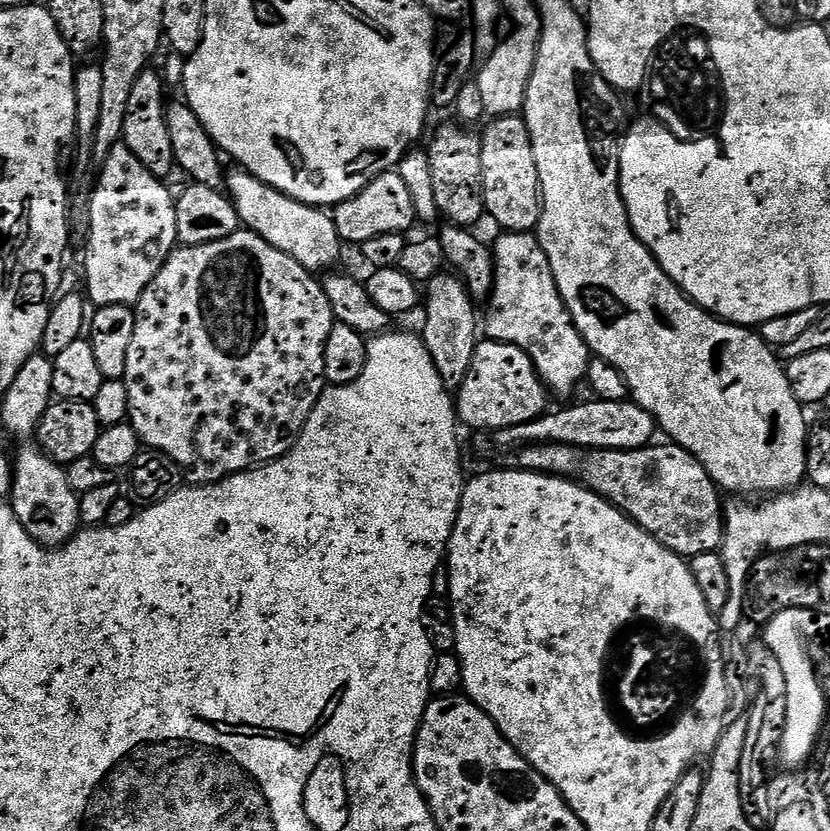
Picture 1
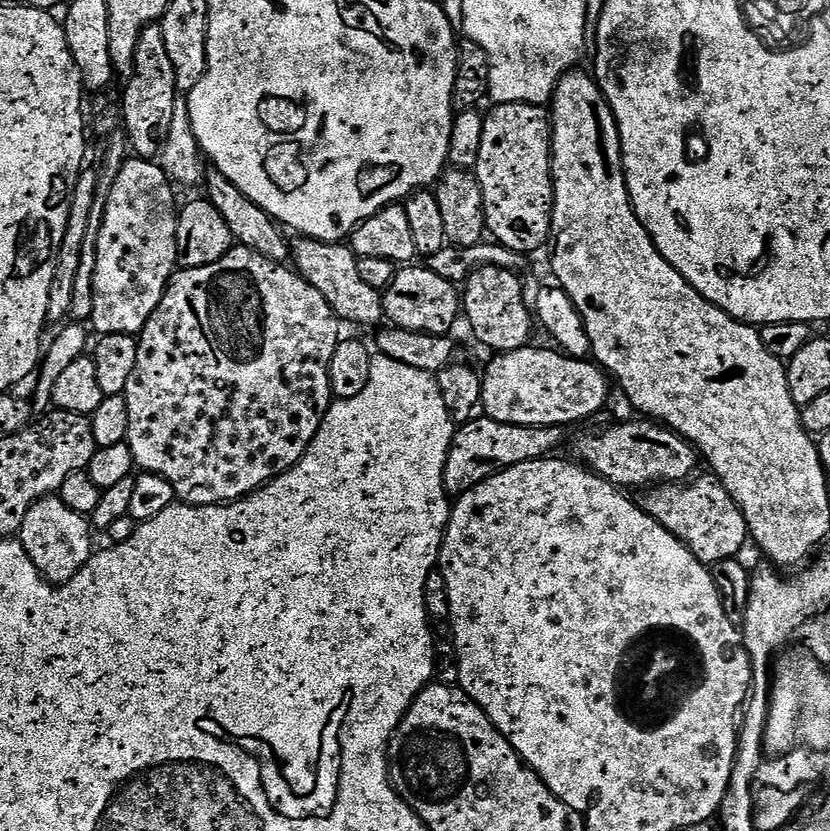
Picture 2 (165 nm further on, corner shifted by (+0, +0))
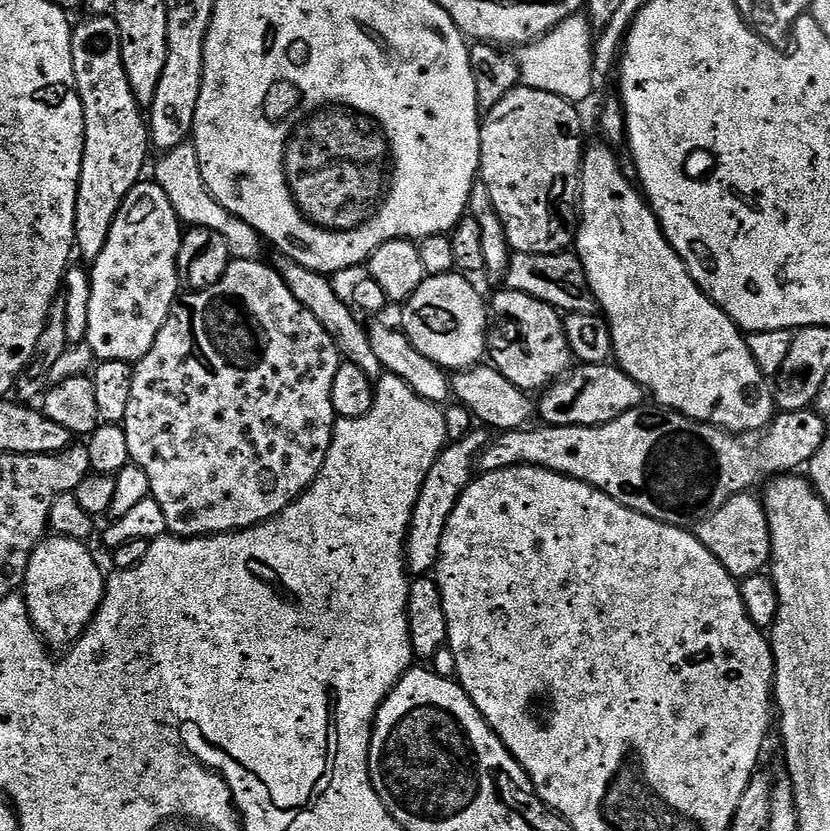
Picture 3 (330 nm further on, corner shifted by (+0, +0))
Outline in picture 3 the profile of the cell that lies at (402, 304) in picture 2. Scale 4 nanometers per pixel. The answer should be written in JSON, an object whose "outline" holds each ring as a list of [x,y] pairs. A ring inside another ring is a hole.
{"outline":[[[455,270],[441,276],[425,275],[422,286],[414,290],[414,294],[402,305],[404,313],[400,316],[399,327],[408,341],[418,350],[418,354],[426,354],[430,362],[447,370],[449,373],[464,371],[481,363],[487,355],[488,316],[490,312],[486,300],[483,300],[477,288],[469,281],[467,275]]]}

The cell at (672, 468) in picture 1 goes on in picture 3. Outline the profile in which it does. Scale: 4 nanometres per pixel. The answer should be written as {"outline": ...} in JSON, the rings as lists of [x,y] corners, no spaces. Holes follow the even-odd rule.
{"outline":[[[752,494],[732,496],[722,510],[710,514],[702,523],[695,525],[694,535],[726,566],[726,570],[737,581],[744,580],[747,576],[759,576],[769,567],[772,558],[772,539],[768,516],[764,513],[763,503],[756,500]]]}

